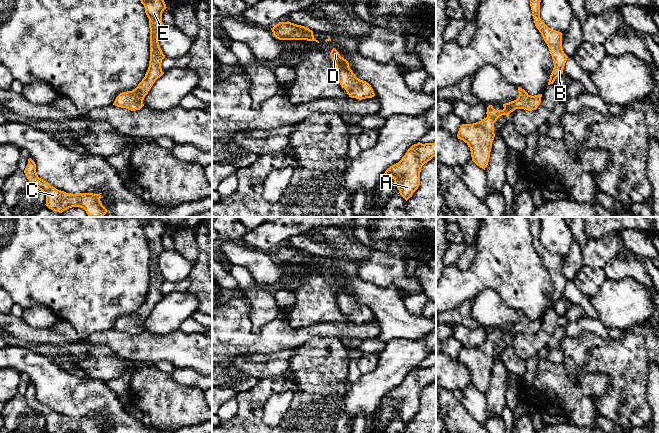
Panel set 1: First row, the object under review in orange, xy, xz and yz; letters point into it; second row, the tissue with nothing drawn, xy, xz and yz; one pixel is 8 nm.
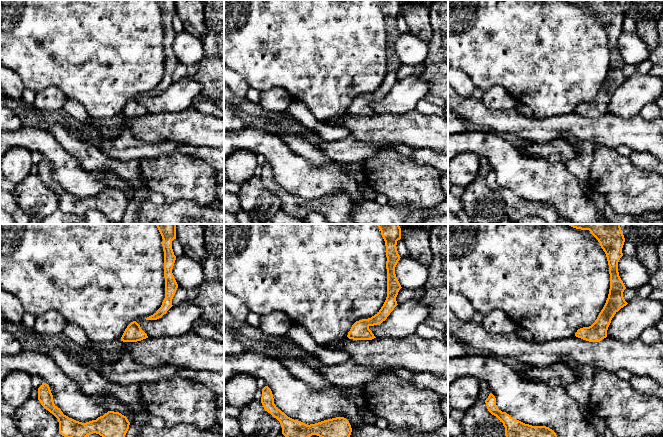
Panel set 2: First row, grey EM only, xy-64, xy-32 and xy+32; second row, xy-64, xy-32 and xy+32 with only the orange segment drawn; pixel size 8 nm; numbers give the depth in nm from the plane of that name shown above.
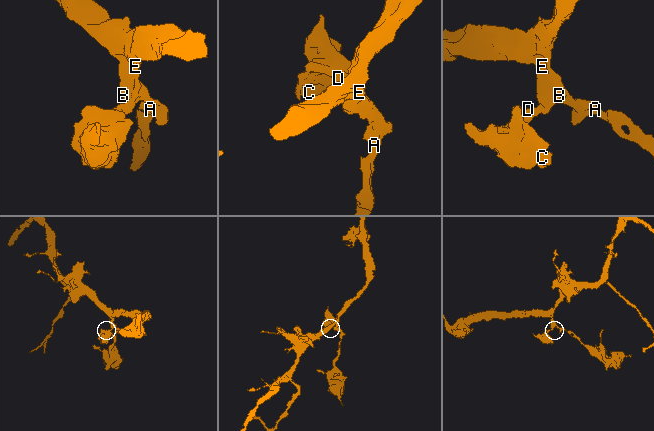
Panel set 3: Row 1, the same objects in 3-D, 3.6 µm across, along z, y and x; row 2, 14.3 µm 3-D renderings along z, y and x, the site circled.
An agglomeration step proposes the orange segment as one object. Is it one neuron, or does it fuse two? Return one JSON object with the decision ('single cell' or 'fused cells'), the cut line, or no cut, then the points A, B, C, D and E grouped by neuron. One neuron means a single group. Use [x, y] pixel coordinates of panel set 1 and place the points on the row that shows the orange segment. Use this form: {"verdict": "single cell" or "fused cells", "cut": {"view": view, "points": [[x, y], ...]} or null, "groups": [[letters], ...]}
{"verdict": "single cell", "cut": null, "groups": [["A", "B", "C", "D", "E"]]}

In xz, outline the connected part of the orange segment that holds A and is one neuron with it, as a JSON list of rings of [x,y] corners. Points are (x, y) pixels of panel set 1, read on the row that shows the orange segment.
[[[436,142],[412,145],[402,159],[390,166],[384,176],[394,179],[400,195],[407,201],[420,185],[422,166],[436,156]]]

